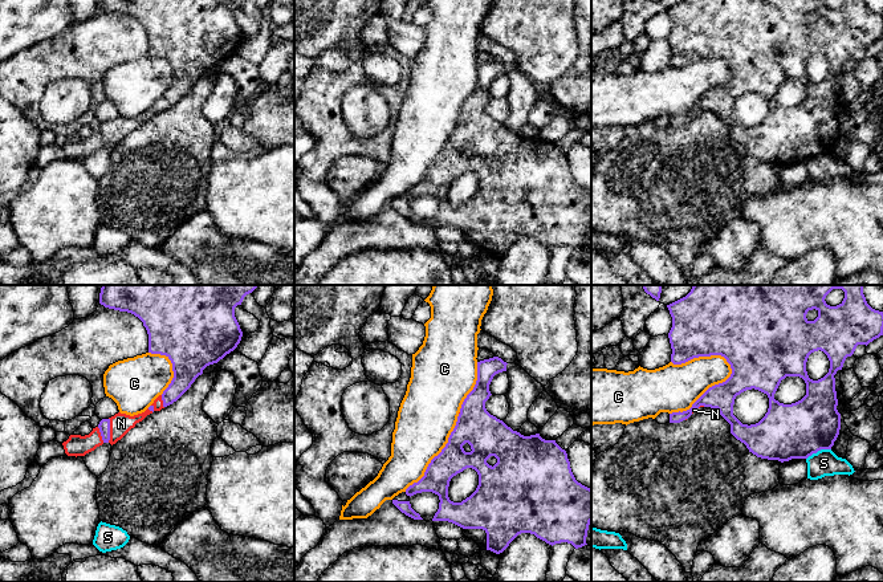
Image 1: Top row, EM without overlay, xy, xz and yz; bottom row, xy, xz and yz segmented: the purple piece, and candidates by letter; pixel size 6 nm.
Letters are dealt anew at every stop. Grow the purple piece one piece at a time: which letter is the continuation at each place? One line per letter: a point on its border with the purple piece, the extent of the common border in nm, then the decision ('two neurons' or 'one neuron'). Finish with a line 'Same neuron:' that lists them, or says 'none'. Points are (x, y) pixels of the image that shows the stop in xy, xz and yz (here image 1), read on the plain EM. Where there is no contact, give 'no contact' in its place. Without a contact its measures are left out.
C: contact yz (709, 90); length 480 nm; two neurons
N: contact xy (109, 133); length 150 nm; one neuron
S: contact yz (818, 153); length 170 nm; two neurons
Same neuron: N

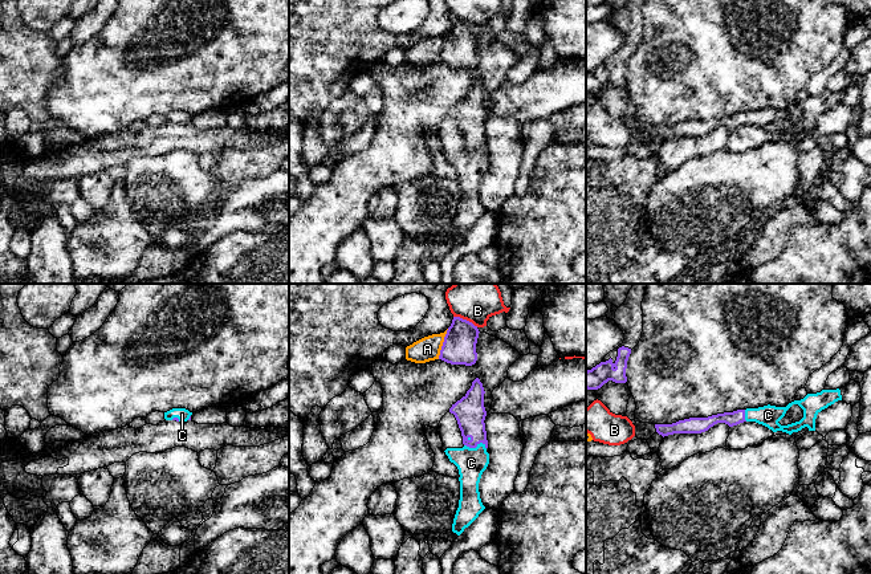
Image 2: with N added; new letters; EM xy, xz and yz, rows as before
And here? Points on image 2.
A: contact xz (443, 47); length 200 nm; two neurons
B: contact xz (465, 23); length 170 nm; two neurons
C: contact xz (476, 149); length 140 nm; one neuron
Same neuron: C

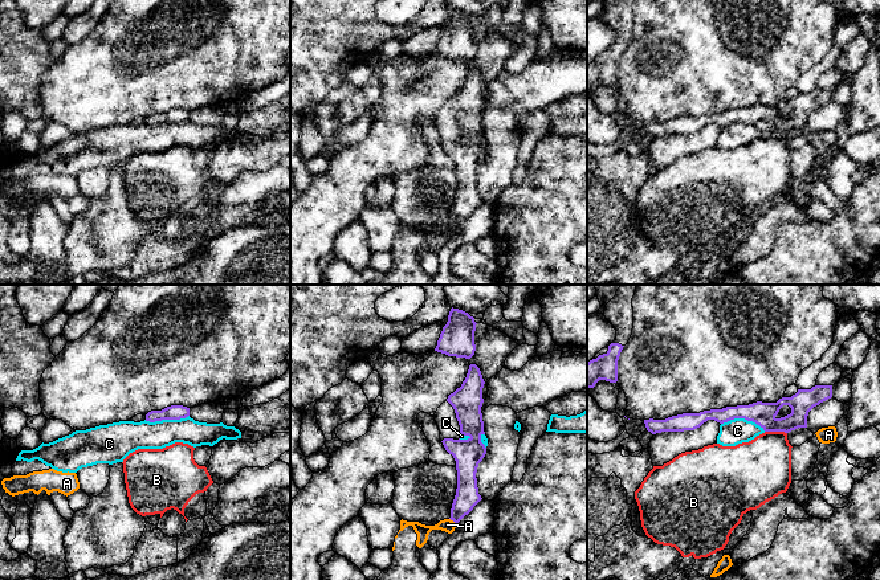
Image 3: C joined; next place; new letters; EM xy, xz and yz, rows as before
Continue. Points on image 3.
A: contact xz (453, 224); length 60 nm; two neurons
B: contact yz (775, 134); length 140 nm; two neurons
C: contact yz (744, 121); length 280 nm; two neurons
Same neuron: none

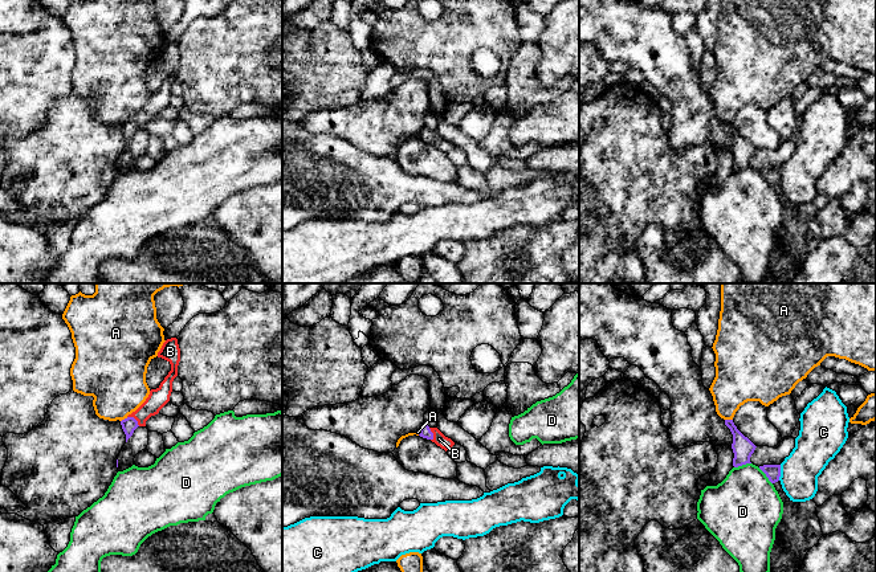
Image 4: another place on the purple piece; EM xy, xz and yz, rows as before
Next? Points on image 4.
A: contact yz (729, 123); length 50 nm; two neurons
B: contact xy (134, 122); length 100 nm; one neuron
C: contact yz (779, 176); length 100 nm; two neurons
D: contact yz (742, 167); length 110 nm; two neurons
Same neuron: B

